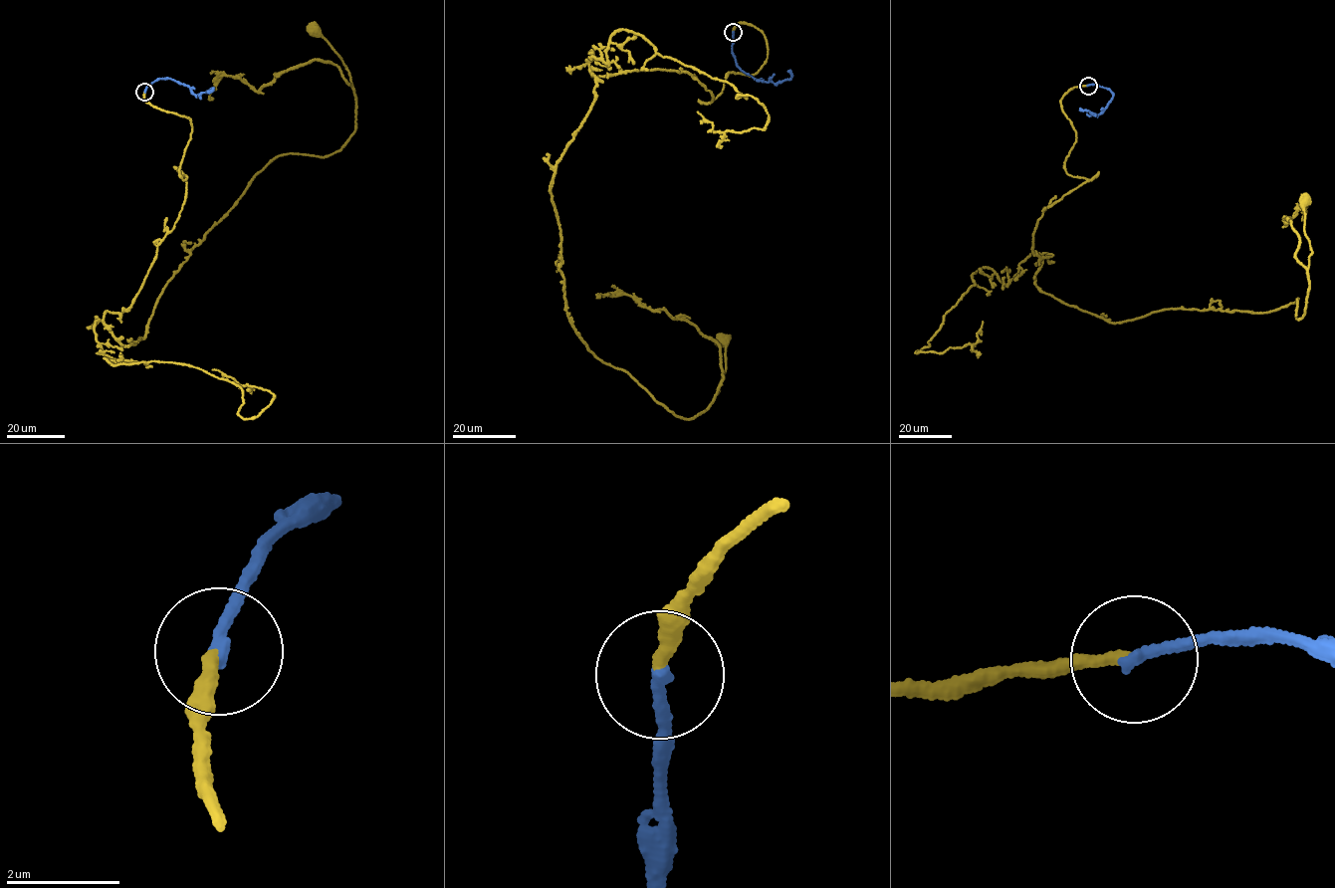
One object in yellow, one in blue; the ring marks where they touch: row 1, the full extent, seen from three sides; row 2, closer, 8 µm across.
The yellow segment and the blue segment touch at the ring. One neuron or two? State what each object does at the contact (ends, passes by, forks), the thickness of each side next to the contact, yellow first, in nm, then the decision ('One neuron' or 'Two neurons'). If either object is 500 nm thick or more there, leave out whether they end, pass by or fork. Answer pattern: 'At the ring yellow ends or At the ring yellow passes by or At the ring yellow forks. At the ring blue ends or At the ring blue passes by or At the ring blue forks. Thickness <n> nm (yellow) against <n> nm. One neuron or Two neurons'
At the ring yellow ends. At the ring blue ends. Thickness 190 nm (yellow) against 200 nm. One neuron

